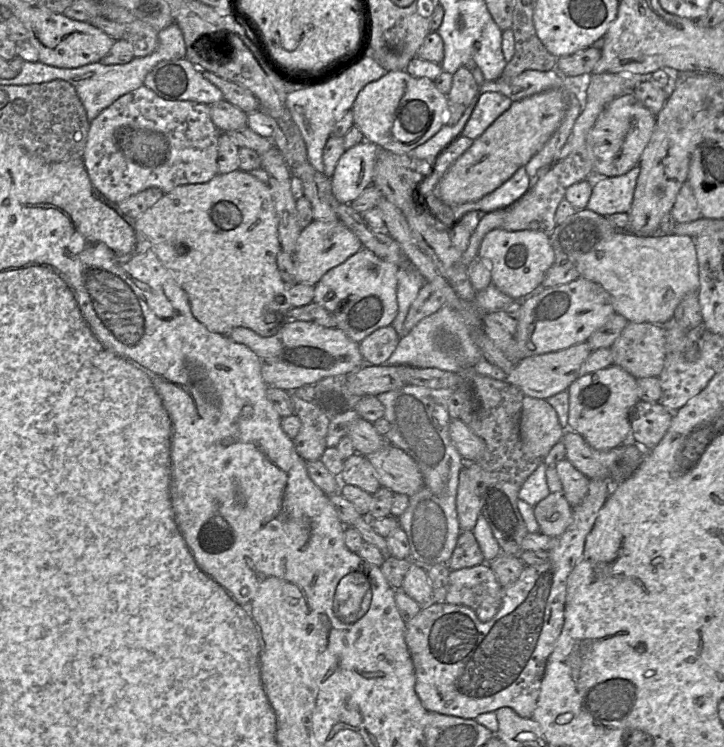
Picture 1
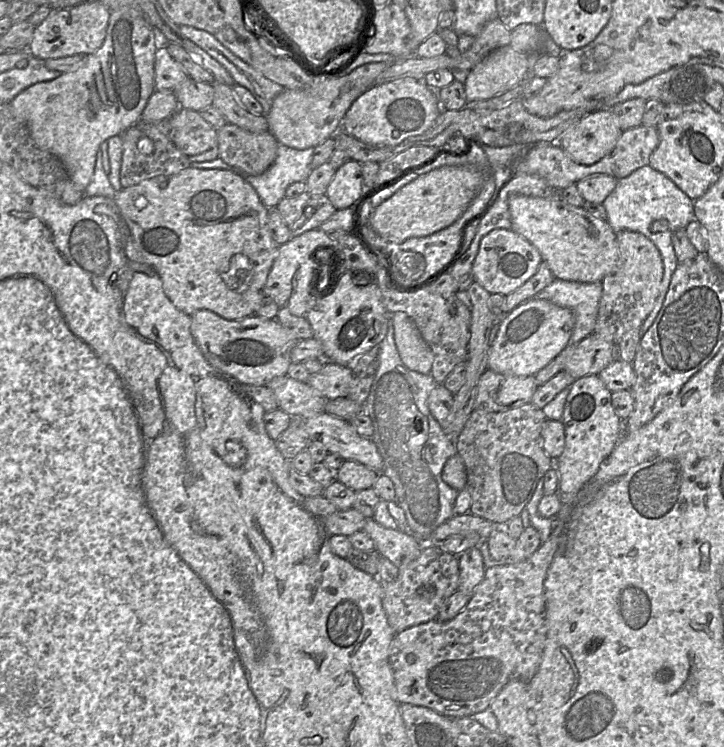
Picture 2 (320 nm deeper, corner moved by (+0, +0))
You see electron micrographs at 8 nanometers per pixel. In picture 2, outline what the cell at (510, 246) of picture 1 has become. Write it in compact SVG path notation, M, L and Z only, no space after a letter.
M494 229L480 241L473 262L473 279L490 294L507 296L526 283L538 270L542 256L528 240L512 229Z

